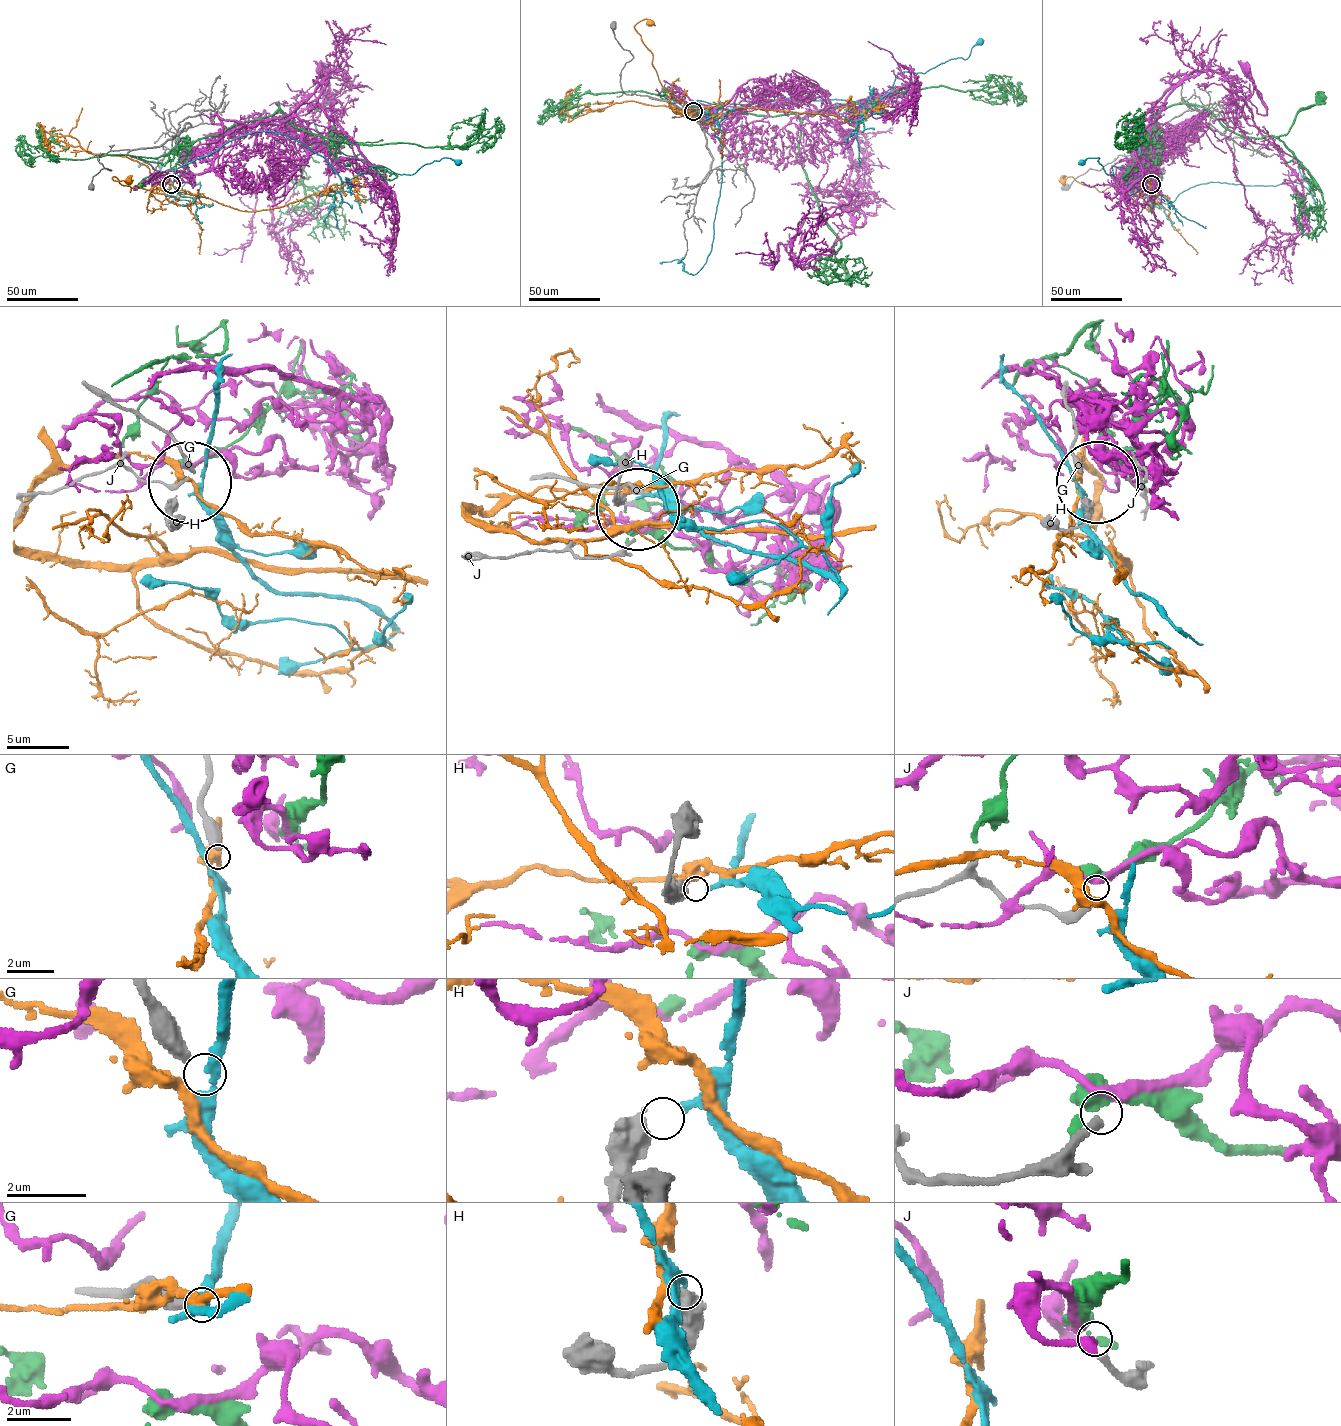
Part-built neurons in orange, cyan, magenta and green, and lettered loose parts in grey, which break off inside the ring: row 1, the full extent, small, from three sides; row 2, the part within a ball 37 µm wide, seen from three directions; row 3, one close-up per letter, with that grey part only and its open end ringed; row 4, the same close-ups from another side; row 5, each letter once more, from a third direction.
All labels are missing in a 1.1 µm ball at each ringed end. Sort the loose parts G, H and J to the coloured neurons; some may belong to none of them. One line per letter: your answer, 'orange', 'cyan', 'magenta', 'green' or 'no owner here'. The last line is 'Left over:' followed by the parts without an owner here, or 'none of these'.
G: no owner here
H: cyan
J: magenta
Left over: G

